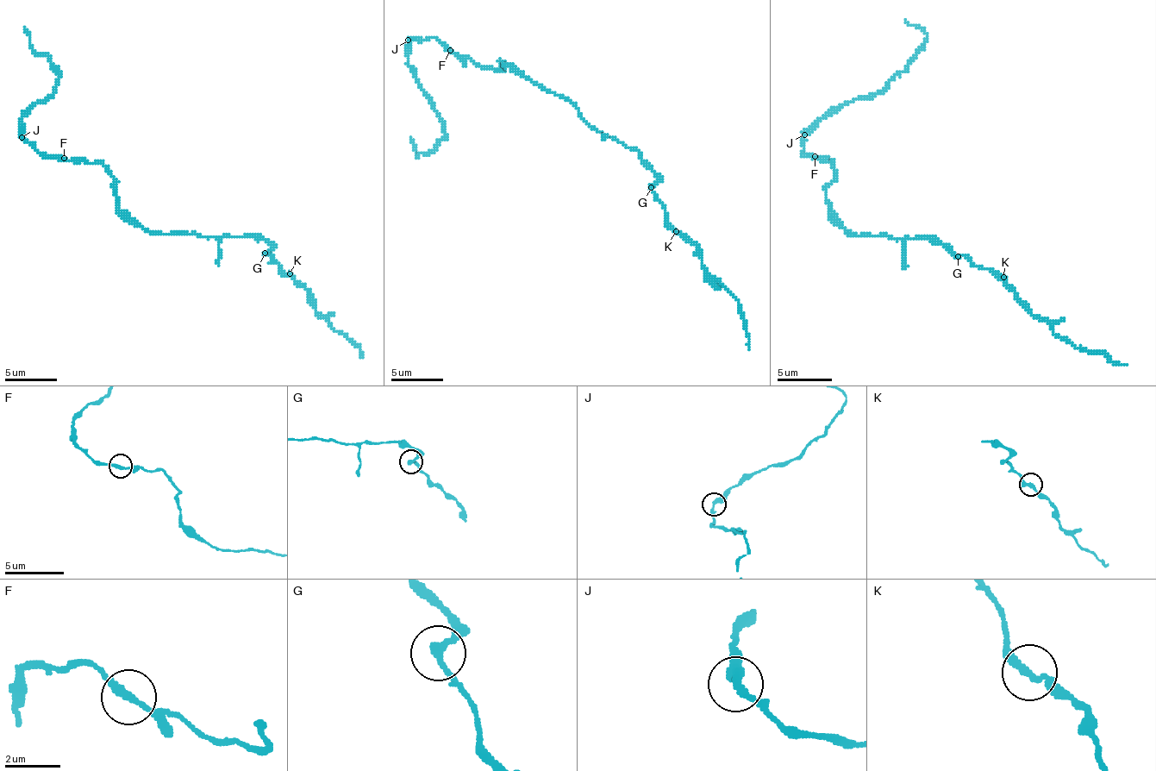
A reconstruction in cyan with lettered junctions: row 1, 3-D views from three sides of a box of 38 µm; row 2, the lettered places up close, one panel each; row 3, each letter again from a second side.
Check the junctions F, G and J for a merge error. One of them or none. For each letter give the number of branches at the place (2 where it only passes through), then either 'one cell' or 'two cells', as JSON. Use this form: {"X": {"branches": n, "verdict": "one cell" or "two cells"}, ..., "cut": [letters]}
{"F": {"branches": 2, "verdict": "one cell"}, "G": {"branches": 2, "verdict": "one cell"}, "J": {"branches": 2, "verdict": "one cell"}, "cut": []}

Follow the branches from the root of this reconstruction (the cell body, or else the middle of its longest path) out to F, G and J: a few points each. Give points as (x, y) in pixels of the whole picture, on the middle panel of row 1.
F: (539, 84), (515, 74), (503, 61), (500, 69), (476, 66), (465, 56), (455, 56), (450, 50)
G: (539, 84), (563, 95), (591, 127), (615, 137), (628, 147), (634, 147), (657, 179), (652, 187)
J: (539, 84), (515, 74), (503, 61), (500, 69), (476, 66), (465, 56), (450, 53), (434, 37), (408, 40)

